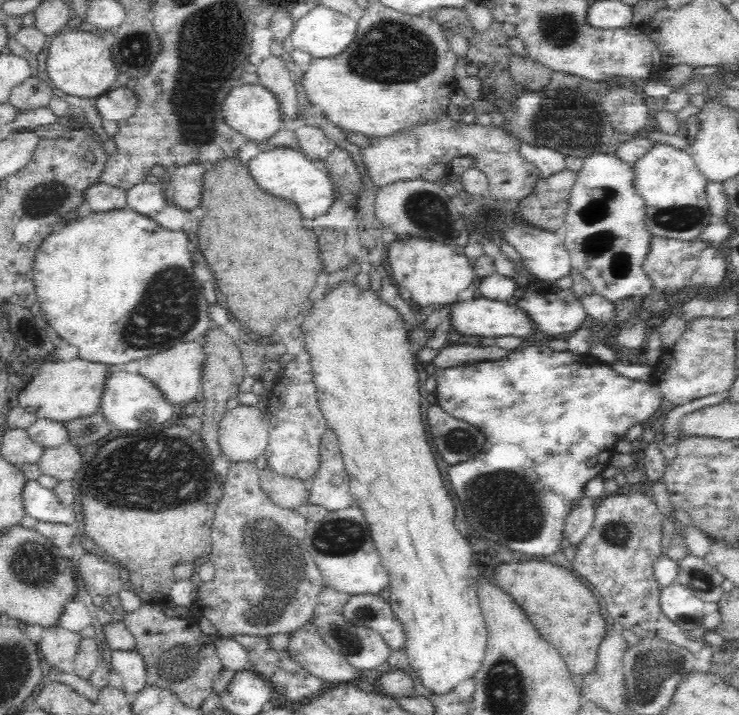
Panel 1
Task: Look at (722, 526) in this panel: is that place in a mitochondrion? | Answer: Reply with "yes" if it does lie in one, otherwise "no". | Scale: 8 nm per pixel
no

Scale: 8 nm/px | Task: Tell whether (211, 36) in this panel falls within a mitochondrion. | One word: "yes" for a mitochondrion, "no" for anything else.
yes

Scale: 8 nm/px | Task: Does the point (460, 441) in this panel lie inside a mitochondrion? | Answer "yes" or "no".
yes

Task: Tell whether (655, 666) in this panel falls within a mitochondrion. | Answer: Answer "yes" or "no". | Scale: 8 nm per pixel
yes

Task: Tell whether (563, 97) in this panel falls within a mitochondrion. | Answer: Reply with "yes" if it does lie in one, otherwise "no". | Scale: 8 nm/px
yes

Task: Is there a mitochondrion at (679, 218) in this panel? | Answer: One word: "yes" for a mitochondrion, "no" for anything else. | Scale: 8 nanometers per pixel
yes

